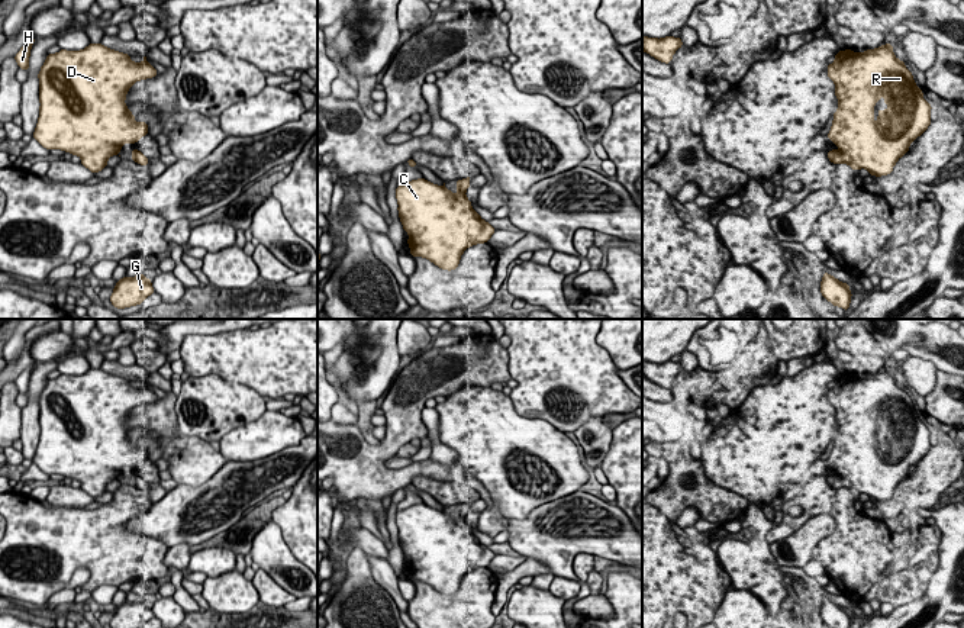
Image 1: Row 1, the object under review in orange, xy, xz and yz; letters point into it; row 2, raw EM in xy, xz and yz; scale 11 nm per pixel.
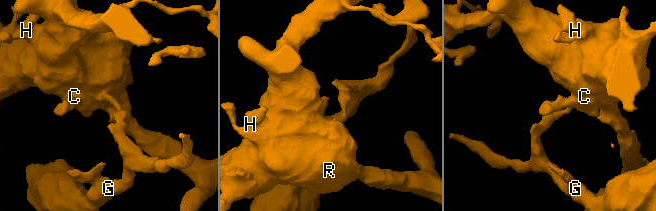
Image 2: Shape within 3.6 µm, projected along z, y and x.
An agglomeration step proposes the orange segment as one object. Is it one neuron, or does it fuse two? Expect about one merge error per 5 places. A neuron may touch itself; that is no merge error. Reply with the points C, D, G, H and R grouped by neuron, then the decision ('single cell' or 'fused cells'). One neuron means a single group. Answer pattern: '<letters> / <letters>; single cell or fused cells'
C D G H R; single cell

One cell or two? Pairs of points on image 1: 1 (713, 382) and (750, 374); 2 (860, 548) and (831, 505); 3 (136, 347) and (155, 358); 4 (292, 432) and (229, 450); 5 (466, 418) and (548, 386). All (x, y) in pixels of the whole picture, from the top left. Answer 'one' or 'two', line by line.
1: one
2: one
3: one
4: one
5: two

